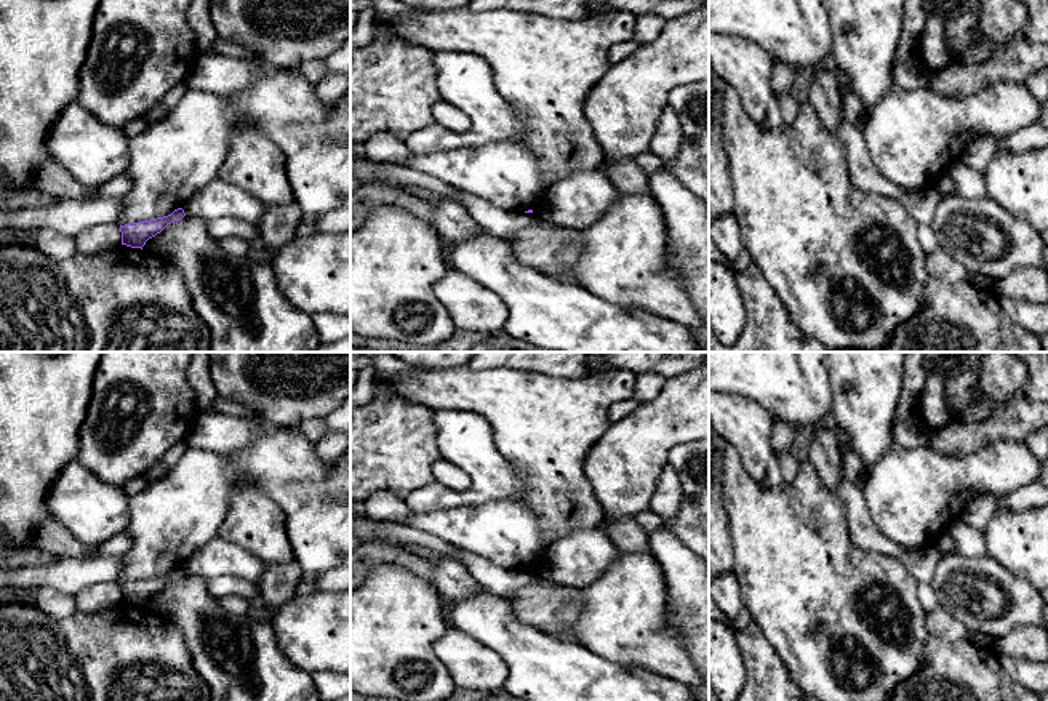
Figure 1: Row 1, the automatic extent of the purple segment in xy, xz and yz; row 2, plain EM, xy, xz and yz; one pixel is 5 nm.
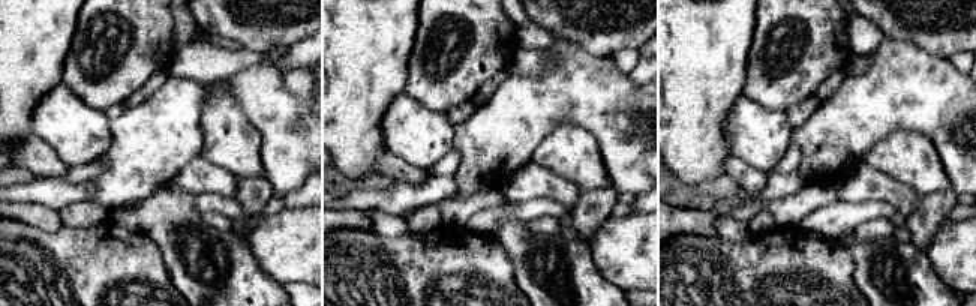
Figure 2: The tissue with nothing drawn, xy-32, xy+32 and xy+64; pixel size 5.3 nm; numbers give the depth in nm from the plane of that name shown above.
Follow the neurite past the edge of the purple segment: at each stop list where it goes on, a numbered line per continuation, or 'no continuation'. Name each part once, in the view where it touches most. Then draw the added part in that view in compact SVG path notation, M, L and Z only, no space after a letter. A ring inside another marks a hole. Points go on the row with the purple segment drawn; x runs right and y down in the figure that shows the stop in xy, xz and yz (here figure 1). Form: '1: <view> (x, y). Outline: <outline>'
no continuation

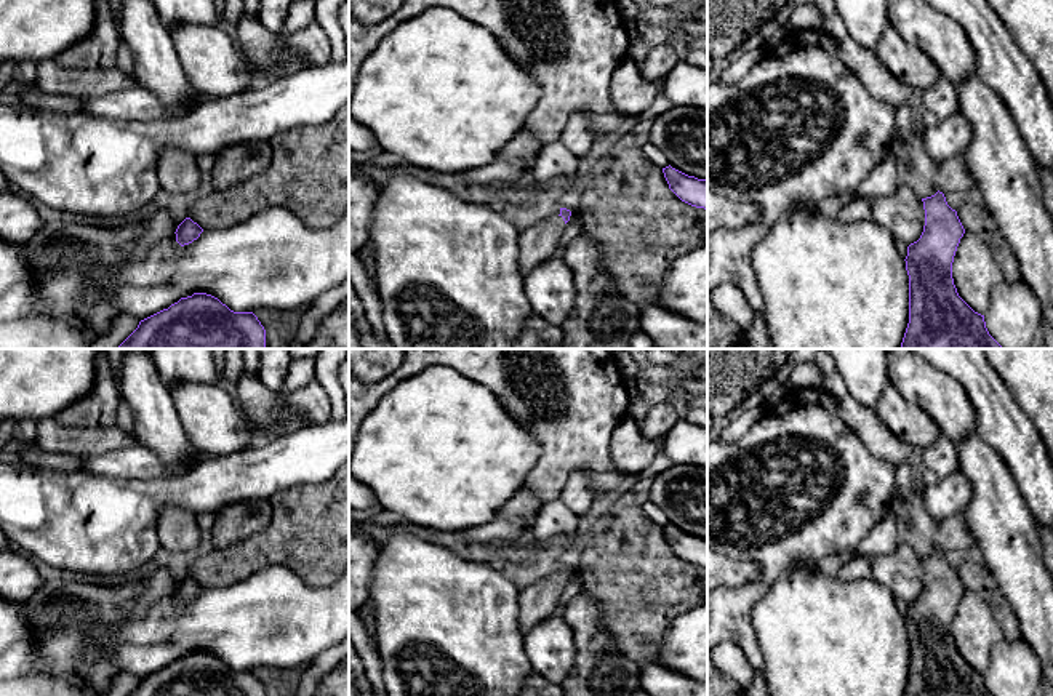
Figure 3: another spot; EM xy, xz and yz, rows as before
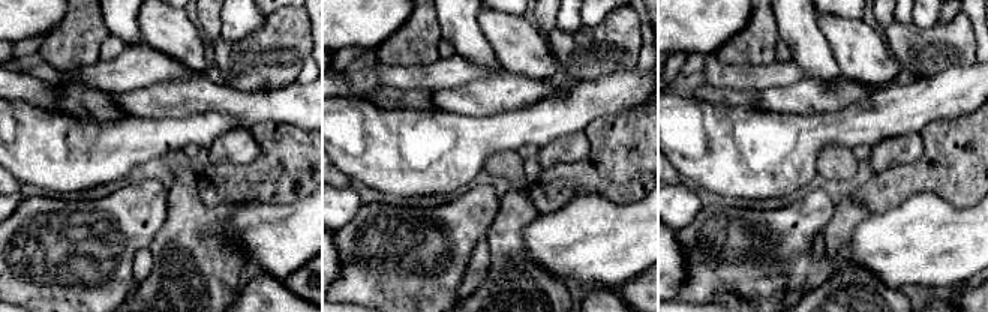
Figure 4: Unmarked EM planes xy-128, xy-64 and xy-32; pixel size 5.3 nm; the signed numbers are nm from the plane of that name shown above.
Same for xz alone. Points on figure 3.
1: xz (536, 244). Outline: M551 216L523 232L518 232L518 269L522 277L552 258L563 232L565 221L562 216Z

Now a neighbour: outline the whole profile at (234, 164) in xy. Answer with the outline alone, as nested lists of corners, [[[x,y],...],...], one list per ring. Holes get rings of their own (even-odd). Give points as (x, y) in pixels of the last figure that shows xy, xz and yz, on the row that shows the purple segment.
[[[269,141],[234,144],[214,155],[211,168],[211,190],[227,189],[269,168],[272,147]]]

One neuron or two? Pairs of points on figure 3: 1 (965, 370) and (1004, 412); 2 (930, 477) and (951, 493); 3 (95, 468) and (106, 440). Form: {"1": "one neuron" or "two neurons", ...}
{"1": "one neuron", "2": "two neurons", "3": "two neurons"}

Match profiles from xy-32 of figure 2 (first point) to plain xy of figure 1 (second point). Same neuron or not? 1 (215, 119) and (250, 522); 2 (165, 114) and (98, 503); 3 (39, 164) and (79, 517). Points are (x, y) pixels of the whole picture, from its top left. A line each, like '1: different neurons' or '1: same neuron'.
1: same neuron
2: different neurons
3: different neurons

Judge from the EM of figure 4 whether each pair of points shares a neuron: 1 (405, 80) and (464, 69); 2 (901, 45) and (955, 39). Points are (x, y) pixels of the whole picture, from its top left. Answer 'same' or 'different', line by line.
1: same
2: same

